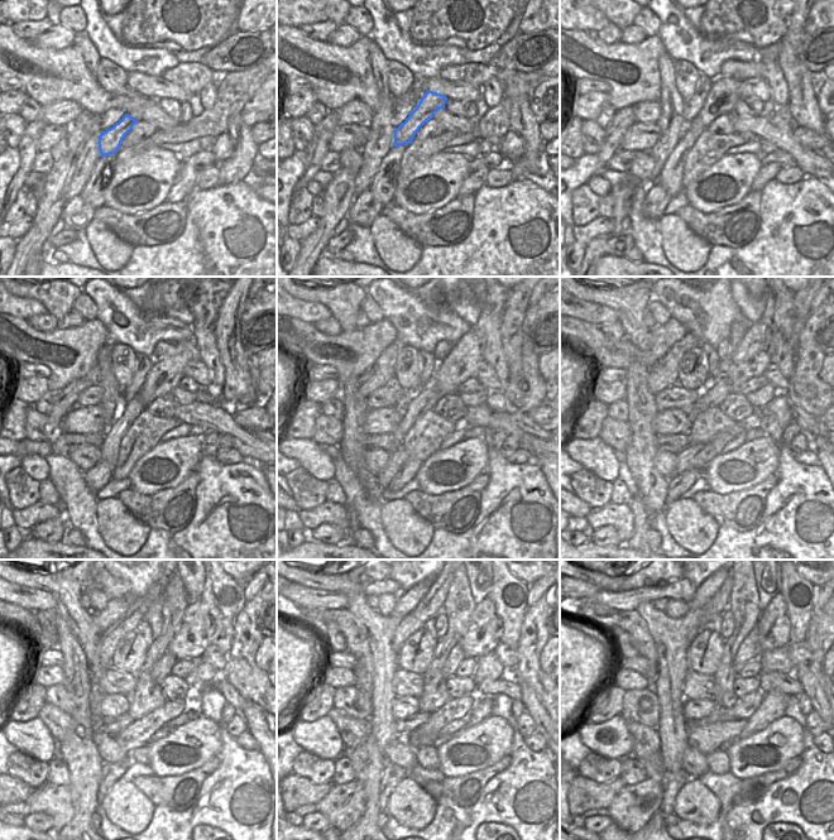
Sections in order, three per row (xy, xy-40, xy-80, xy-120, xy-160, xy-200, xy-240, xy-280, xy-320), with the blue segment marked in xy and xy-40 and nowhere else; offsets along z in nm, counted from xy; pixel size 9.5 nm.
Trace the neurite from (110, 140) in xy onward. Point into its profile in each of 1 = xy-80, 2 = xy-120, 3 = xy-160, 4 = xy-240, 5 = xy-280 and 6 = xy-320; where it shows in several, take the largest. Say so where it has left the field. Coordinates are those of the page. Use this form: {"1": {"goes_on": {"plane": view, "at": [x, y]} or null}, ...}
{"1": {"goes_on": {"plane": "xy-80", "at": [724, 94]}}, "2": {"goes_on": {"plane": "xy-120", "at": [166, 373]}}, "3": {"goes_on": {"plane": "xy-160", "at": [468, 354]}}, "4": {"goes_on": {"plane": "xy-240", "at": [195, 636]}}, "5": {"goes_on": {"plane": "xy-280", "at": [483, 634]}}, "6": {"goes_on": {"plane": "xy-320", "at": [773, 628]}}}

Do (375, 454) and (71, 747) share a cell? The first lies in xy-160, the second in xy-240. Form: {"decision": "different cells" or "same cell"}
{"decision": "different cells"}

